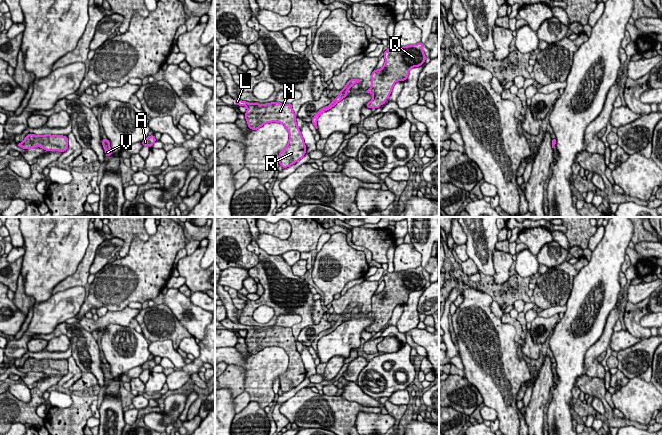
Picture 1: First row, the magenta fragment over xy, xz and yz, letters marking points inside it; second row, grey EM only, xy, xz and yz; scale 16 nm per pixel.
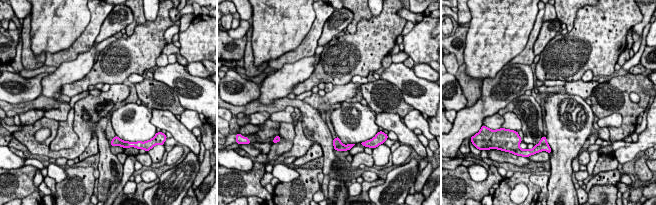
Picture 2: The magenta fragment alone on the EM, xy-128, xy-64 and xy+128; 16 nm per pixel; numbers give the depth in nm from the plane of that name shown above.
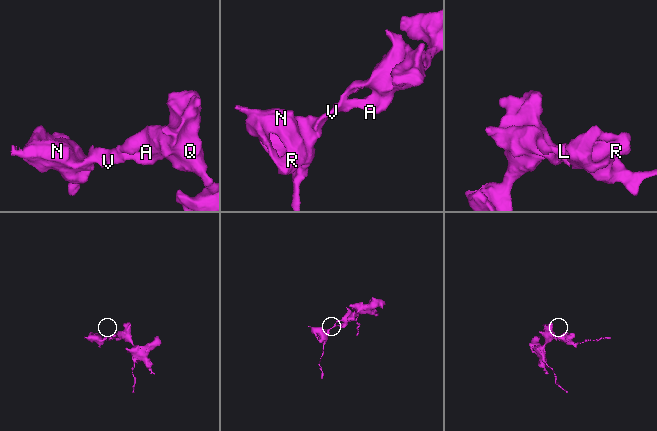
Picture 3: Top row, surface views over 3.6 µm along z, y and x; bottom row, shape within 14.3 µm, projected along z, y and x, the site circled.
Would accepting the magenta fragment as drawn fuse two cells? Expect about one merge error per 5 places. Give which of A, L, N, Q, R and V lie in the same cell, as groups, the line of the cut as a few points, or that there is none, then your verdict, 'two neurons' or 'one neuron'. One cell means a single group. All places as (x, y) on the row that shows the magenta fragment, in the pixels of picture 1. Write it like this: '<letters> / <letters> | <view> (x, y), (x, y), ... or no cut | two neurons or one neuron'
A L N Q R V | no cut | one neuron

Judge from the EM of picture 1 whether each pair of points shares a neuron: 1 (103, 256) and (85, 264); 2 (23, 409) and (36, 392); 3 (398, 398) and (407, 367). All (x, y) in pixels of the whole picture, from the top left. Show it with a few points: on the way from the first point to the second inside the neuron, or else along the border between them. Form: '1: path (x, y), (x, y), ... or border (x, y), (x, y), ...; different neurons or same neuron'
1: border (105, 239), (97, 248), (89, 273); different neurons
2: path (28, 407), (36, 397); same neuron
3: border (405, 388), (395, 391); different neurons

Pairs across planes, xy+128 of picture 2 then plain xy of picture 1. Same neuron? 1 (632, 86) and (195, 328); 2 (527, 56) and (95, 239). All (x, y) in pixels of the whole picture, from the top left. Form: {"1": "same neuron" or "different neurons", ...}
{"1": "different neurons", "2": "same neuron"}

